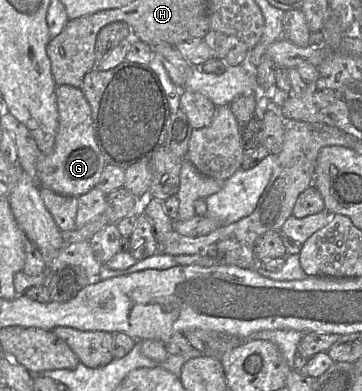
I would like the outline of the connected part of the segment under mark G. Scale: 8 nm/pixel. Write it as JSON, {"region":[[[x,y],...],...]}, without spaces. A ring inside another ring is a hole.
{"region":[[[58,85],[55,88],[58,128],[53,150],[39,155],[36,172],[39,187],[66,196],[80,196],[94,188],[106,165],[94,134],[91,108],[80,88]]]}

